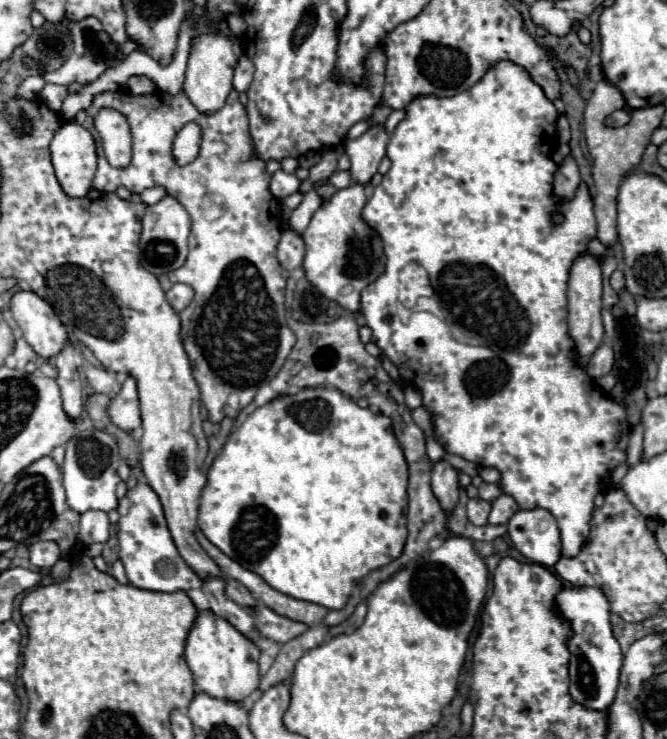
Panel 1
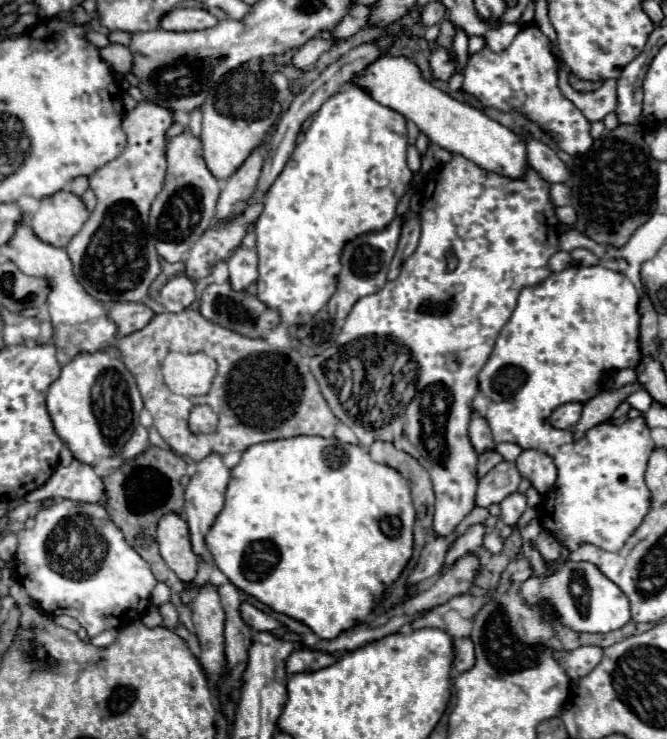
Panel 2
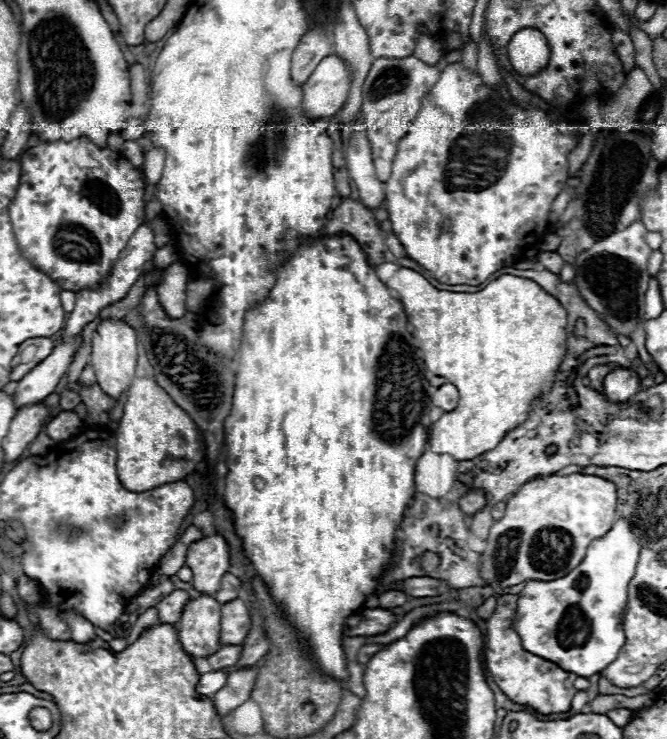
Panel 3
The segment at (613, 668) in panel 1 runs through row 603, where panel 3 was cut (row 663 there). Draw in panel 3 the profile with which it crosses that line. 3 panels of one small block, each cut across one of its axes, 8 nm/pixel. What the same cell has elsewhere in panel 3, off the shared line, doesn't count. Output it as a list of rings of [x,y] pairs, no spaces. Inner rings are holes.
[[[620,518],[614,522],[610,532],[588,546],[588,552],[578,568],[574,568],[568,576],[556,580],[528,580],[524,590],[518,594],[518,606],[514,616],[514,630],[522,638],[524,650],[542,656],[560,668],[574,672],[578,676],[592,676],[604,670],[612,660],[616,660],[618,652],[624,646],[624,632],[622,632],[622,614],[626,610],[626,592],[628,580],[632,580],[632,572],[638,562],[640,542],[634,536],[630,524]]]

